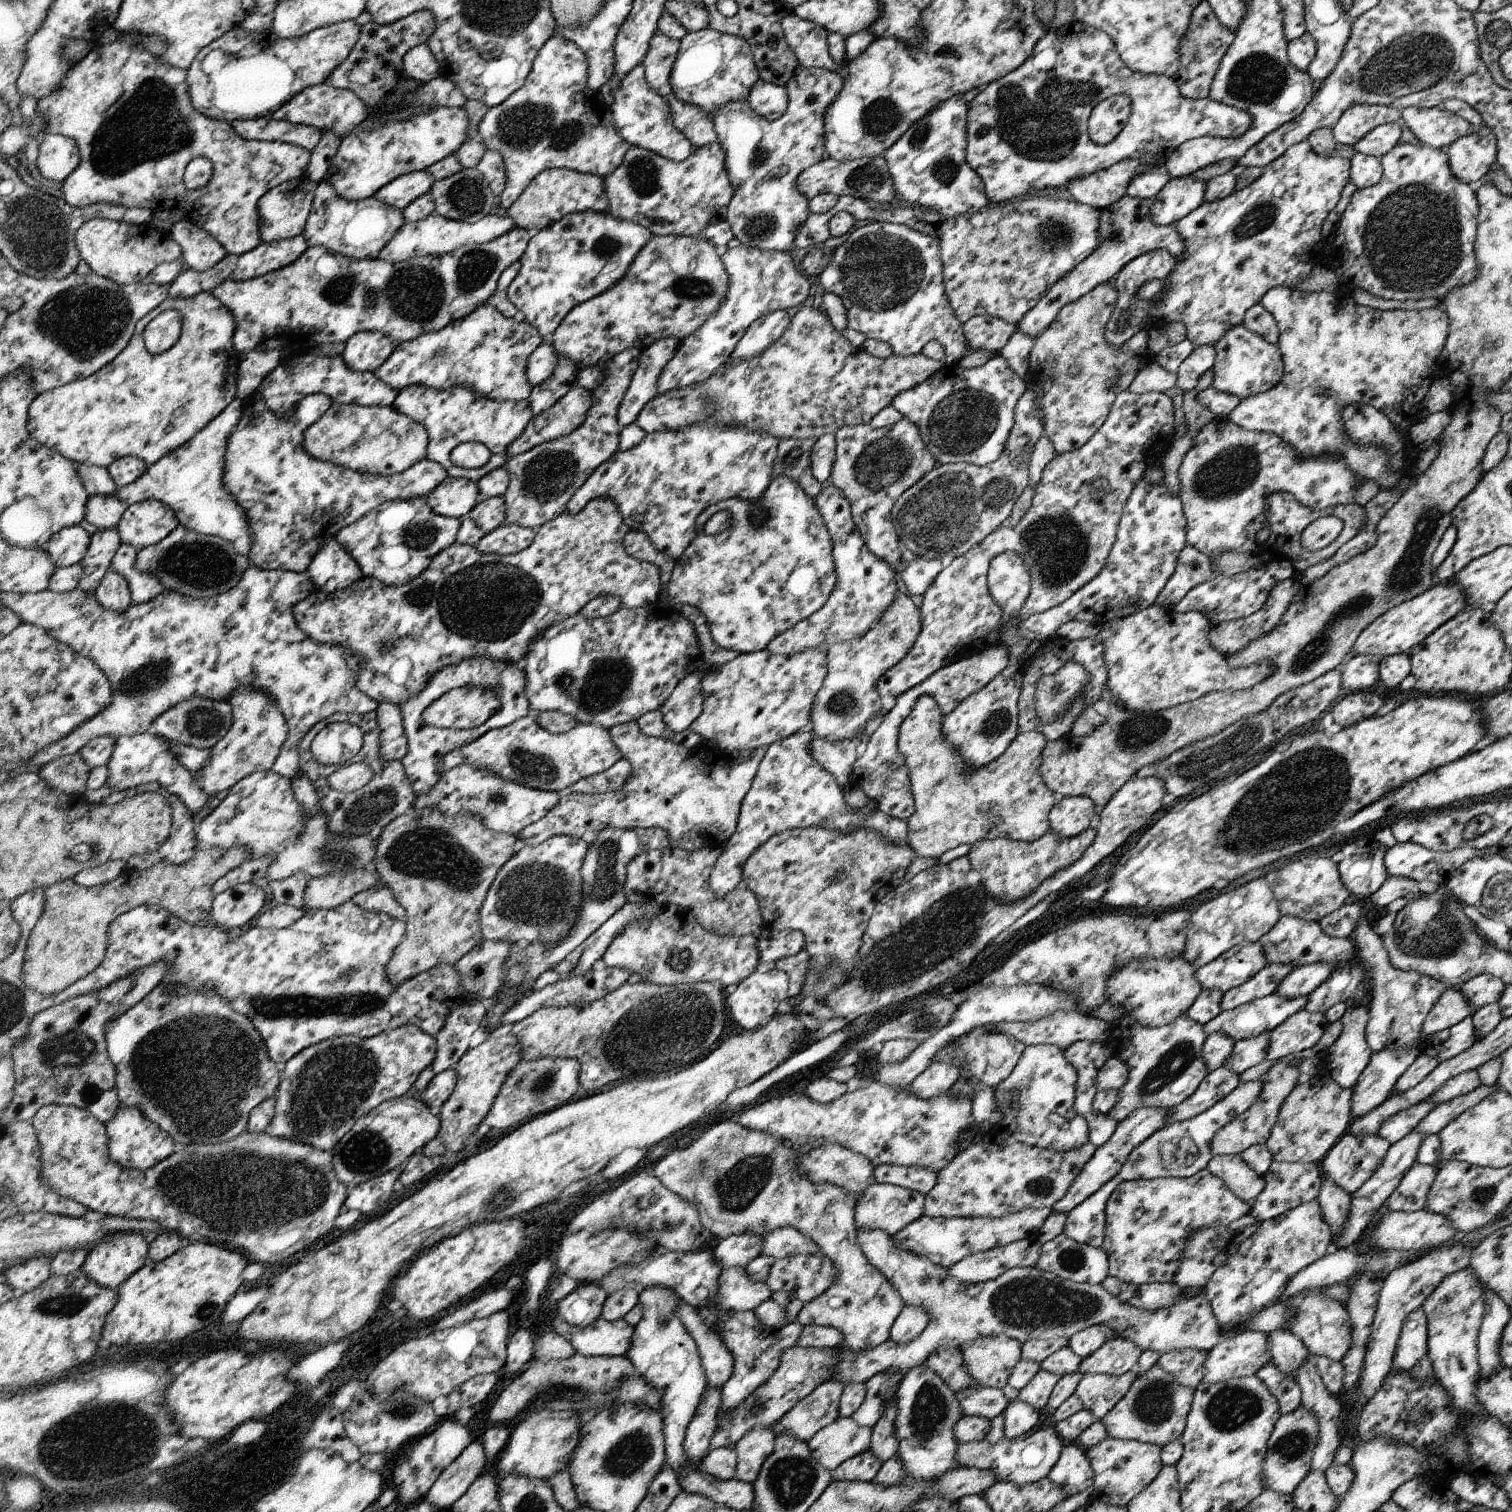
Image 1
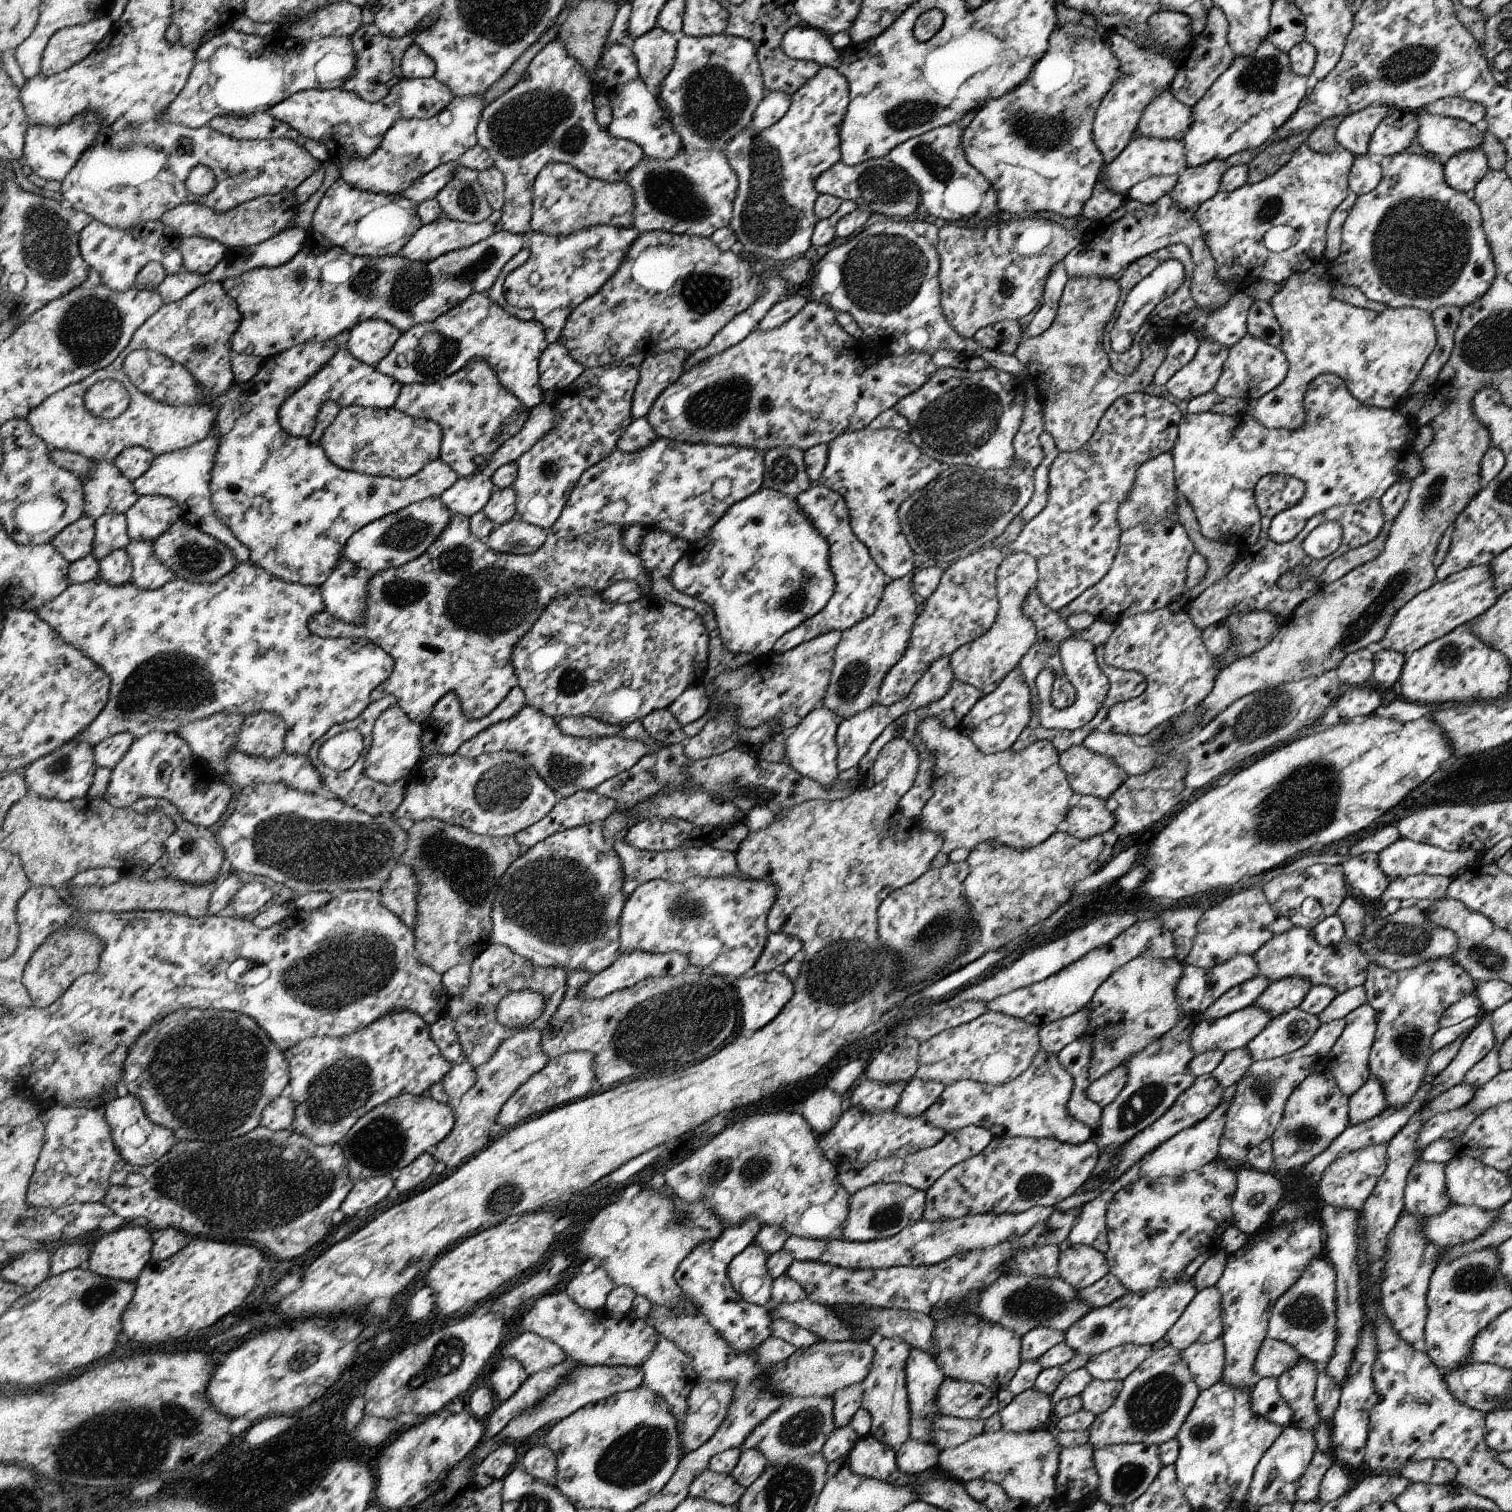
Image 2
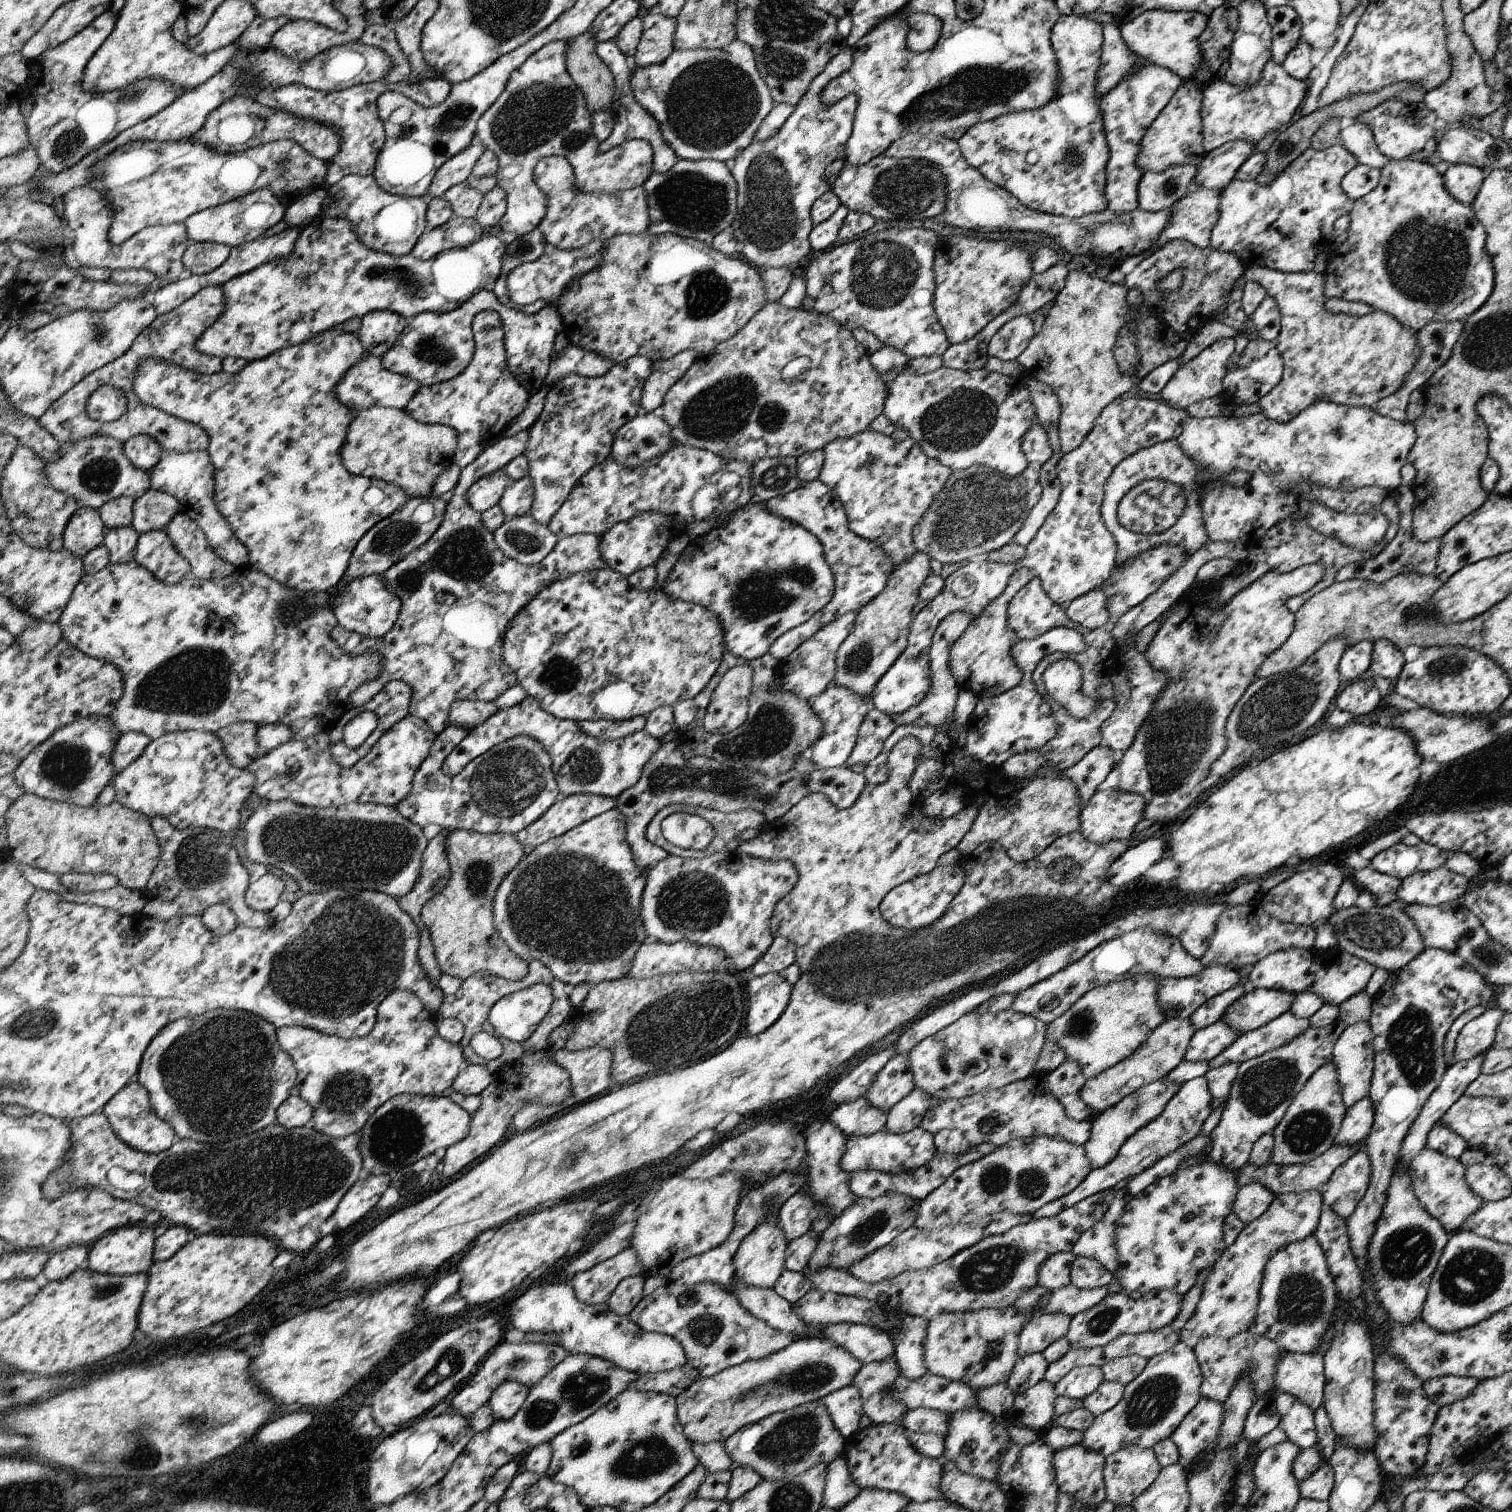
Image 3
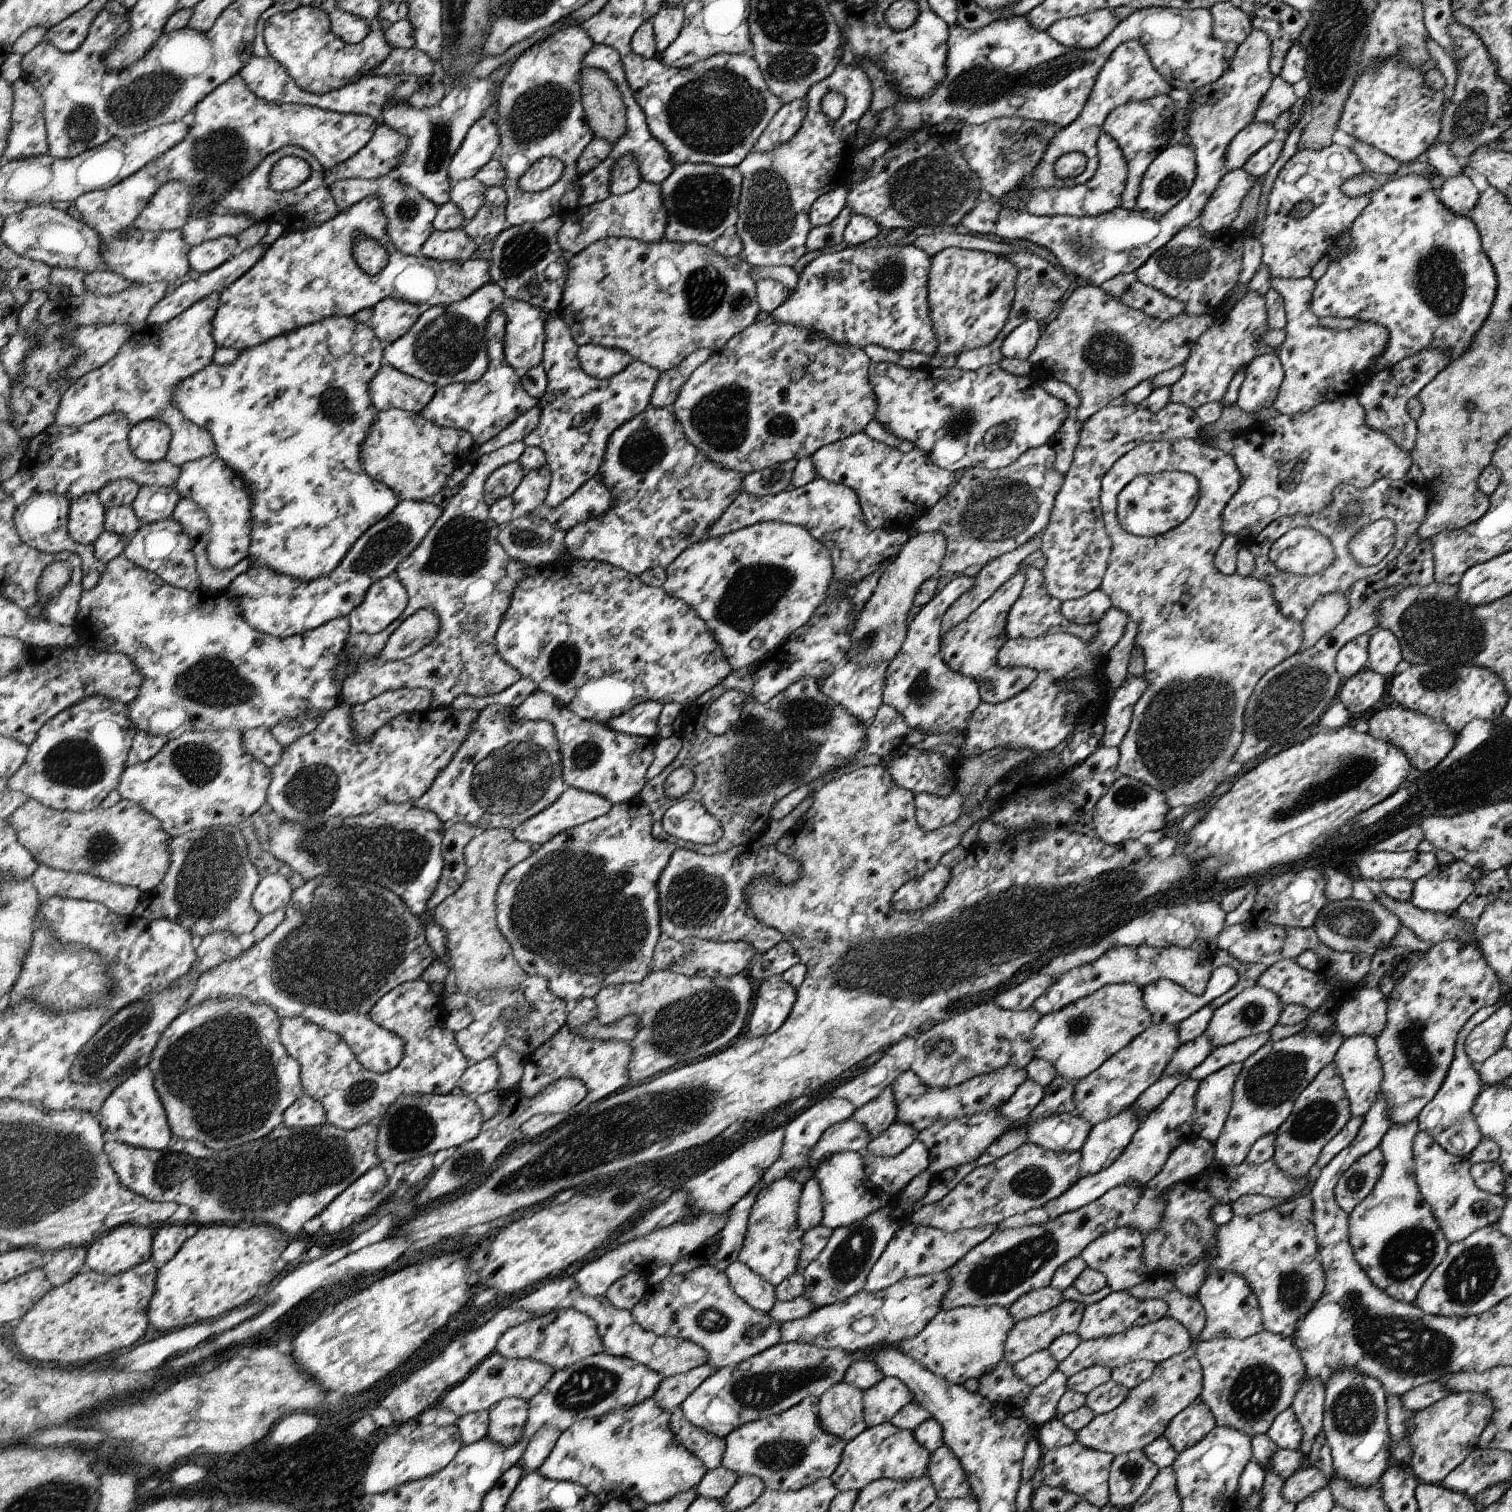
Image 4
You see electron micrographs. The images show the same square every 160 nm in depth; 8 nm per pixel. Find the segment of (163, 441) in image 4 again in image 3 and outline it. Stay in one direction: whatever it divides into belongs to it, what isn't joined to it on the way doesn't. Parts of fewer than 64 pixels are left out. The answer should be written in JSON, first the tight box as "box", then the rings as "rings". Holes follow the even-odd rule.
{"box":[125,434,166,472],"rings":[[[144,434],[136,438],[132,438],[125,444],[125,453],[130,462],[136,468],[151,472],[166,456],[165,448],[158,442],[156,438],[152,438],[150,434]]]}

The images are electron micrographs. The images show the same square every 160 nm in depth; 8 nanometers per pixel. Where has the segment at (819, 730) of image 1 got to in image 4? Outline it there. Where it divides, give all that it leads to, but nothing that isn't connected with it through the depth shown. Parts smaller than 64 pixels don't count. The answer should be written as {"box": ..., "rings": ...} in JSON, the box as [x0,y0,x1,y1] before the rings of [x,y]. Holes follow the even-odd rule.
{"box":[846,532,948,665],"rings":[[[941,532],[910,535],[900,554],[885,568],[872,596],[859,610],[852,634],[852,648],[846,660],[859,665],[876,665],[880,661],[891,662],[897,656],[908,634],[906,618],[918,590],[942,570],[947,549],[948,541]]]}

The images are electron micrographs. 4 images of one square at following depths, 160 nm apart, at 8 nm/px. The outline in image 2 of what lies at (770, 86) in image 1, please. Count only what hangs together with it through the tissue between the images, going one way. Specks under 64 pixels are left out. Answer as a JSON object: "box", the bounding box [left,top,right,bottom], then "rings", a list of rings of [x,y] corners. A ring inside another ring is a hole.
{"box":[751,91,792,130],"rings":[[[770,91],[758,106],[751,126],[757,130],[770,129],[770,126],[777,125],[789,113],[791,107],[792,96],[790,94]]]}

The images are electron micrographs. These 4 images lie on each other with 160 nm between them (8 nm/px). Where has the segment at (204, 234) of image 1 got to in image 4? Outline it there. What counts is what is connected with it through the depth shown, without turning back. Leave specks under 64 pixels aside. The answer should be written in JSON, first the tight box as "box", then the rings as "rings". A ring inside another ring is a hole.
{"box":[190,235,237,273],"rings":[[[230,235],[214,238],[194,246],[190,251],[193,270],[209,273],[211,270],[217,269],[235,256],[237,246],[237,237]]]}

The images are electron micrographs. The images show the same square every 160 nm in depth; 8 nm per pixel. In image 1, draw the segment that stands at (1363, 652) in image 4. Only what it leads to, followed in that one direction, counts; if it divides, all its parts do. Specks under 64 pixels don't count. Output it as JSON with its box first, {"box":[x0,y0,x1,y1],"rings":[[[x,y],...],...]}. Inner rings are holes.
{"box":[1341,655,1380,692],"rings":[[[1354,655],[1343,664],[1341,688],[1358,692],[1372,688],[1379,680],[1380,658],[1374,655]]]}

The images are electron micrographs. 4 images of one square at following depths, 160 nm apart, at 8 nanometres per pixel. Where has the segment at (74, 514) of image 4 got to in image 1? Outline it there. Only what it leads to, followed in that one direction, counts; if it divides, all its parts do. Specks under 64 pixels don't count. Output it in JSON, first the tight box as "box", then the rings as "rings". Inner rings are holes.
{"box":[46,525,91,568],"rings":[[[81,525],[65,528],[52,537],[46,548],[59,568],[82,563],[91,547],[90,532]]]}

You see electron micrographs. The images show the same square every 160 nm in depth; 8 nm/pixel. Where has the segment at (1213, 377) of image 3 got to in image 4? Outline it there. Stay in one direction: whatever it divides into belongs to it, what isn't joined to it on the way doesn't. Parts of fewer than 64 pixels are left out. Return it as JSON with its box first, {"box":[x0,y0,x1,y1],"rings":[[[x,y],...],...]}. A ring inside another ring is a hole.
{"box":[1170,291,1278,410],"rings":[[[1248,291],[1235,306],[1225,315],[1215,316],[1212,326],[1203,332],[1196,343],[1193,344],[1188,360],[1183,364],[1184,374],[1178,382],[1175,382],[1170,388],[1170,400],[1172,403],[1182,403],[1196,410],[1198,407],[1208,403],[1222,402],[1230,381],[1236,372],[1245,370],[1251,361],[1260,355],[1274,353],[1277,356],[1278,348],[1272,348],[1262,341],[1262,334],[1270,329],[1267,323],[1267,308],[1264,295],[1254,291]]]}

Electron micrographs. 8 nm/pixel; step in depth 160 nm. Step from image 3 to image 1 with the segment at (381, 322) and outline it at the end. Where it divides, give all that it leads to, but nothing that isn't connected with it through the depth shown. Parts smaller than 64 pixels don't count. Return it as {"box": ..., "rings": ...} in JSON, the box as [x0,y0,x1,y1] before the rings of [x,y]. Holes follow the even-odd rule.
{"box":[342,331,394,372],"rings":[[[360,331],[345,342],[342,356],[352,370],[374,372],[394,349],[391,336],[380,331]]]}

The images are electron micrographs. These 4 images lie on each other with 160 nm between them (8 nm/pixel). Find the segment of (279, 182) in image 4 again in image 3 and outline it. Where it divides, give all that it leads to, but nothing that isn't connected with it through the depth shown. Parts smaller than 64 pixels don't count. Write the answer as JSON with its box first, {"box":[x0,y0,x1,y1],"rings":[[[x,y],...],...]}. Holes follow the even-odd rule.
{"box":[186,188,286,248],"rings":[[[262,188],[237,200],[195,213],[186,220],[193,243],[216,242],[232,248],[264,237],[264,233],[285,219],[286,208],[268,188]]]}

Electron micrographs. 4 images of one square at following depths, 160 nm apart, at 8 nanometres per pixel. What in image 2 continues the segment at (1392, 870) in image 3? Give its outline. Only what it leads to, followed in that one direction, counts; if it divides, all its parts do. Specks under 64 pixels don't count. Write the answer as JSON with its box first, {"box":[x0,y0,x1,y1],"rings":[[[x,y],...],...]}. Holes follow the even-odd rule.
{"box":[1378,839,1484,880],"rings":[[[1399,839],[1378,853],[1378,861],[1382,873],[1386,874],[1386,877],[1390,880],[1418,874],[1451,876],[1454,878],[1460,868],[1469,868],[1480,864],[1484,855],[1484,853],[1476,852],[1476,850],[1444,851],[1442,848],[1433,845],[1413,842],[1409,839]]]}

